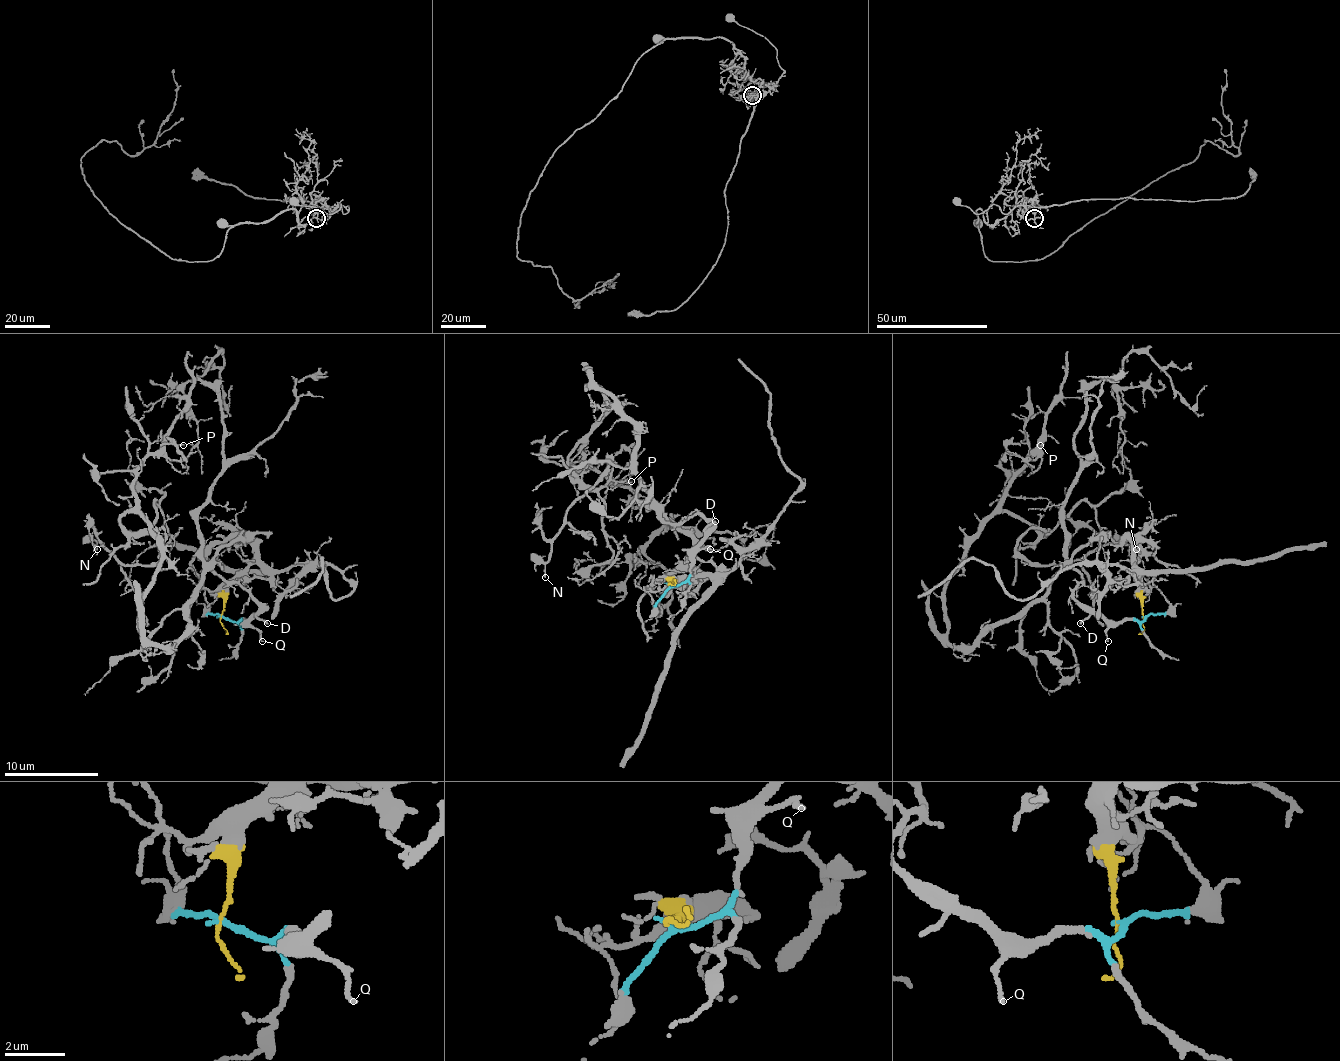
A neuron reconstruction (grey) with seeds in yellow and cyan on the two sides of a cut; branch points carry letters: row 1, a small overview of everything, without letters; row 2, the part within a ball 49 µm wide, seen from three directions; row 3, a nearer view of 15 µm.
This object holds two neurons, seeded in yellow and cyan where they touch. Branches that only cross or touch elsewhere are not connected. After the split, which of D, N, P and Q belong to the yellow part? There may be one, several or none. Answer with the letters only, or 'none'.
none

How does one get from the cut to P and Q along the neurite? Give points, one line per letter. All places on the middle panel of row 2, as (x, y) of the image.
P: (668, 585), (708, 524), (661, 517), (636, 470), (636, 425), (589, 385), (610, 406), (582, 451), (631, 481)
Q: (668, 585), (680, 585), (689, 575), (689, 563), (696, 554), (706, 547), (711, 549)

